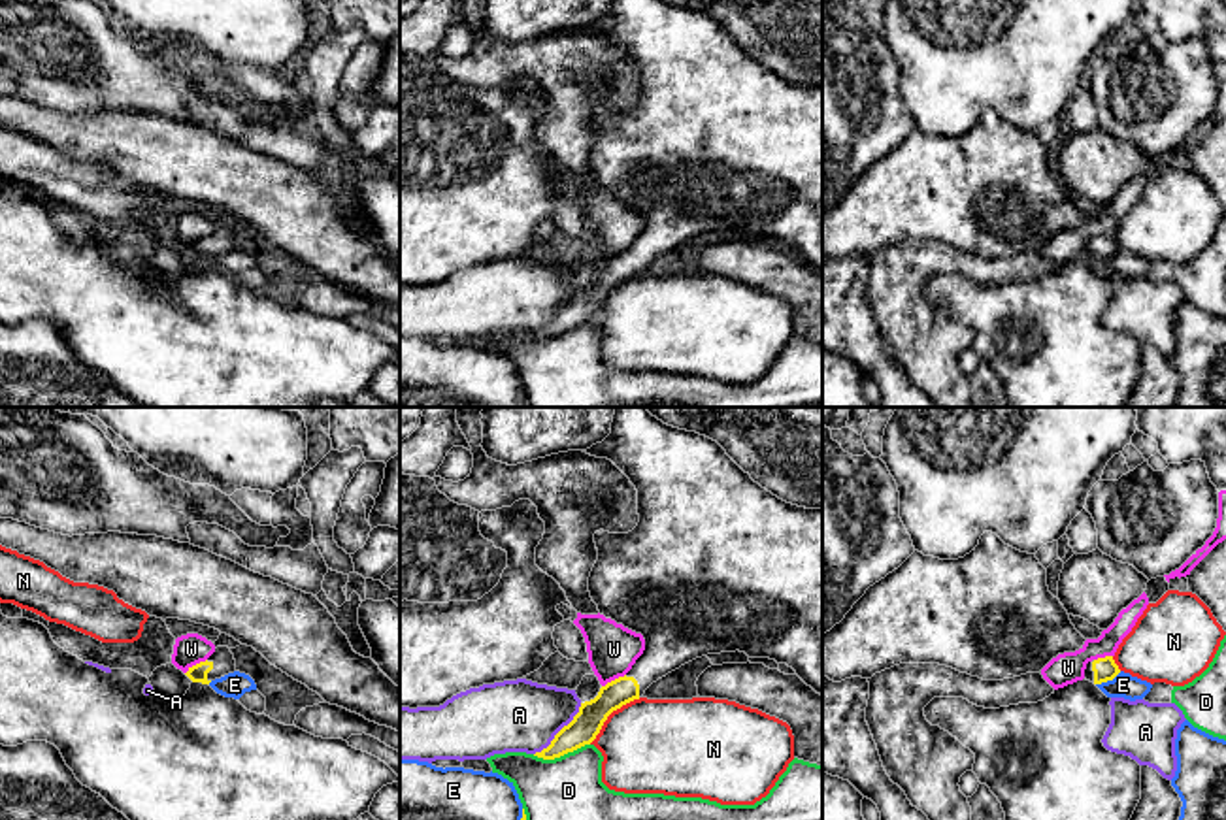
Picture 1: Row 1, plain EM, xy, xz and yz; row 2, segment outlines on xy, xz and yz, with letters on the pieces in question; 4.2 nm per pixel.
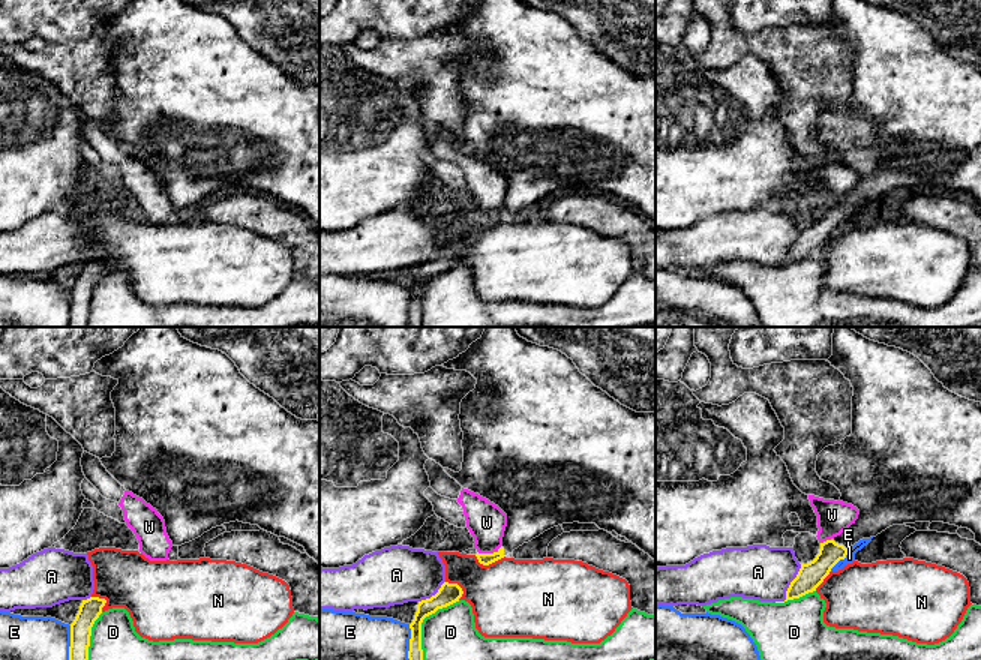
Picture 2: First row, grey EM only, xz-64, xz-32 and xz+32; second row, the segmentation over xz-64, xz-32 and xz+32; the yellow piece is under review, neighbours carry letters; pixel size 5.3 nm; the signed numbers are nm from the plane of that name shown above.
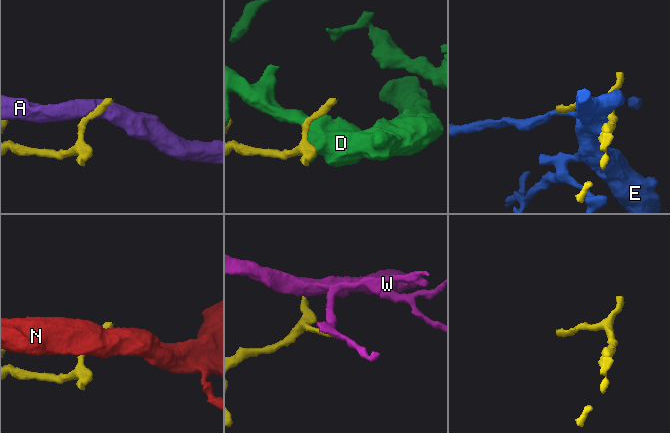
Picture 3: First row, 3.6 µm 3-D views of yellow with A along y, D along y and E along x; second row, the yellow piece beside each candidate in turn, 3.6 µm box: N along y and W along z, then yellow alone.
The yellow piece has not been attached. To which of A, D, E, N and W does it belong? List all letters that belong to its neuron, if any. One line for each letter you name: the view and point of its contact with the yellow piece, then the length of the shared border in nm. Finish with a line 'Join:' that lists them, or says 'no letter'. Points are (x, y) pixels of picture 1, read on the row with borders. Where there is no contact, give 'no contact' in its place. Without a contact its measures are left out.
Join: no letter

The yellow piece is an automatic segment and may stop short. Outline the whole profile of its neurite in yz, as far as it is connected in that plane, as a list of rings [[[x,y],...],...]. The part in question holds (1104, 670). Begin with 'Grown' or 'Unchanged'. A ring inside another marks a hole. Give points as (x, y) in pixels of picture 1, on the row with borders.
Grown. [[[1105,656],[1086,664],[1085,679],[1094,684],[1102,684],[1113,681],[1118,673],[1120,669],[1115,664],[1113,656]]]

